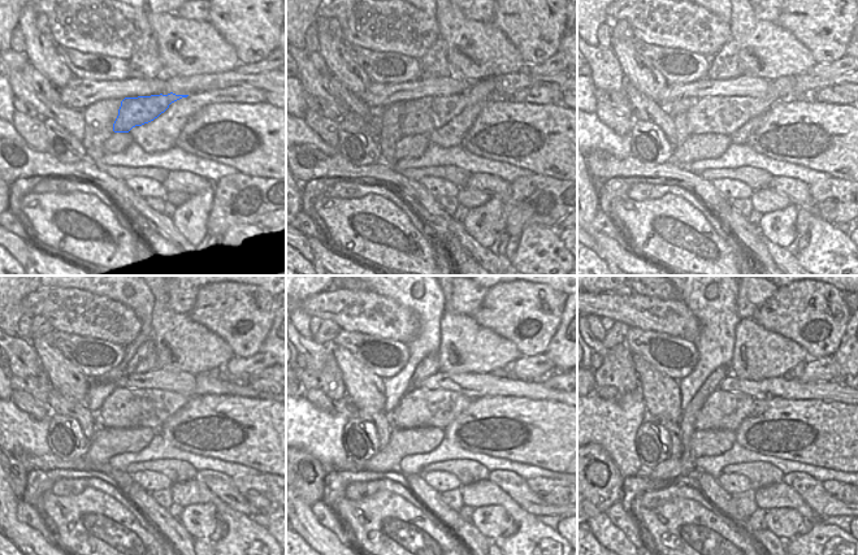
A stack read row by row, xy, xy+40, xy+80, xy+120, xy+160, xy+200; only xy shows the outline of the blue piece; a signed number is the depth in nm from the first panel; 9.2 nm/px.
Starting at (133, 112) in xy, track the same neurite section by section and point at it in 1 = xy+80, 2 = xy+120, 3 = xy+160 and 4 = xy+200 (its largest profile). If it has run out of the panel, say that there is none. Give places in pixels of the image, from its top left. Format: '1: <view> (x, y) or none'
1: xy+80 (711, 115)
2: xy+120 (124, 408)
3: xy+160 (420, 407)
4: xy+200 (723, 410)

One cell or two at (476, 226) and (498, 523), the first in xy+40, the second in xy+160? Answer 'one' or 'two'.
one

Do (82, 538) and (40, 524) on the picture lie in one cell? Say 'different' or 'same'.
different

